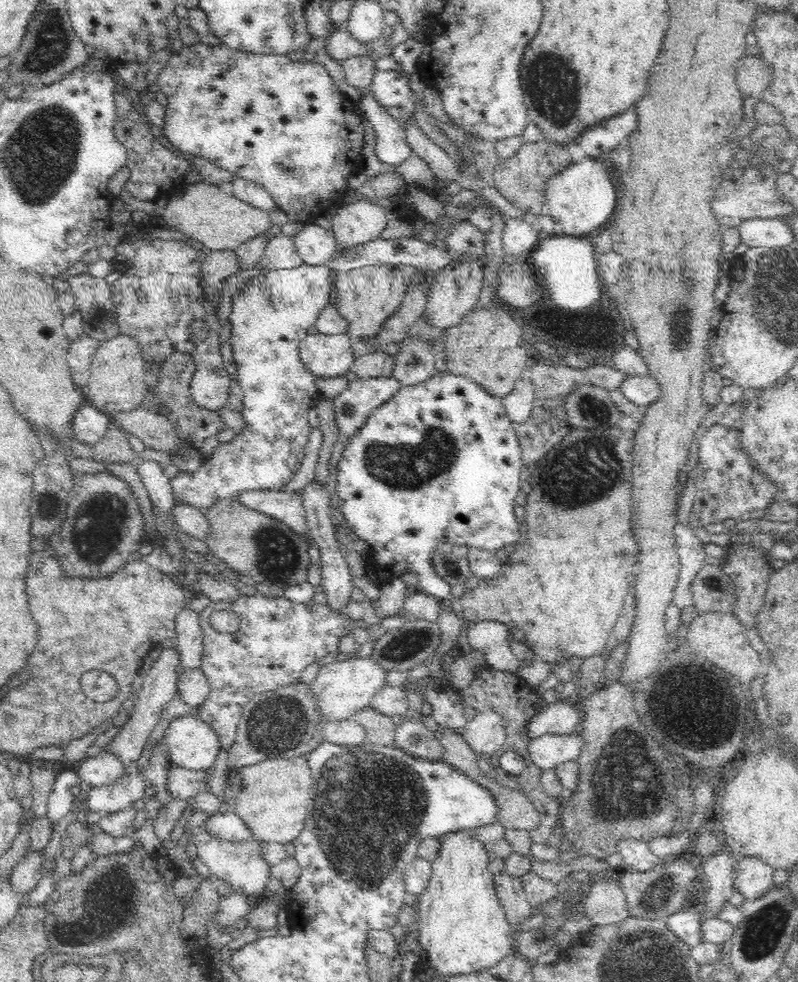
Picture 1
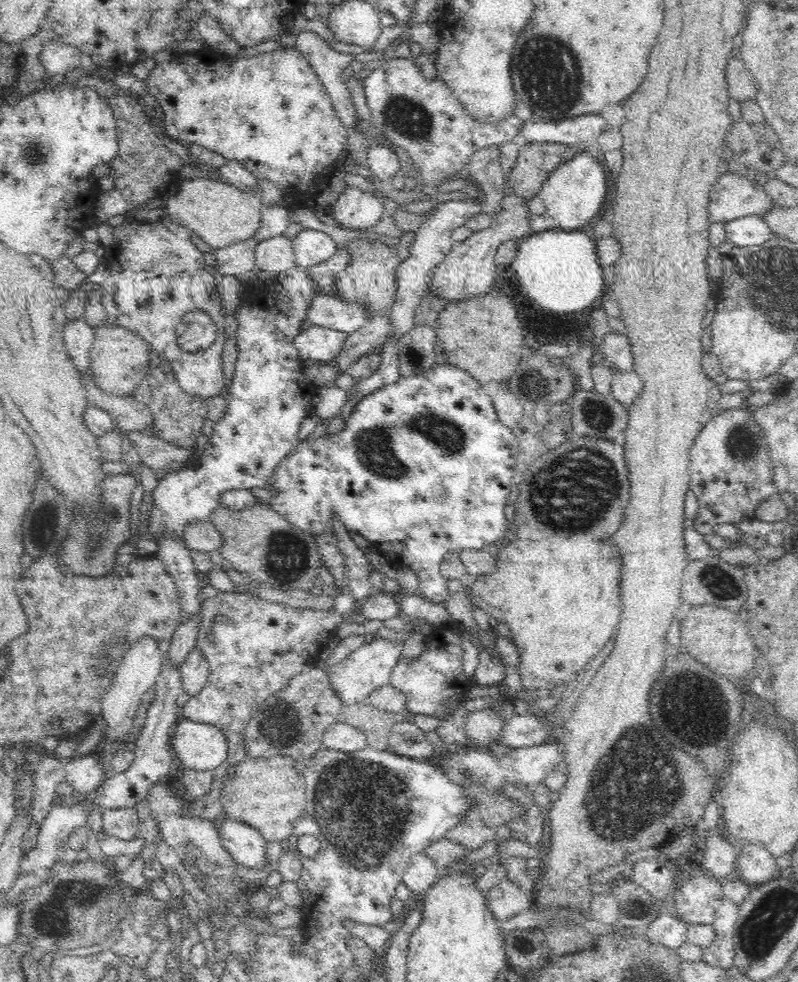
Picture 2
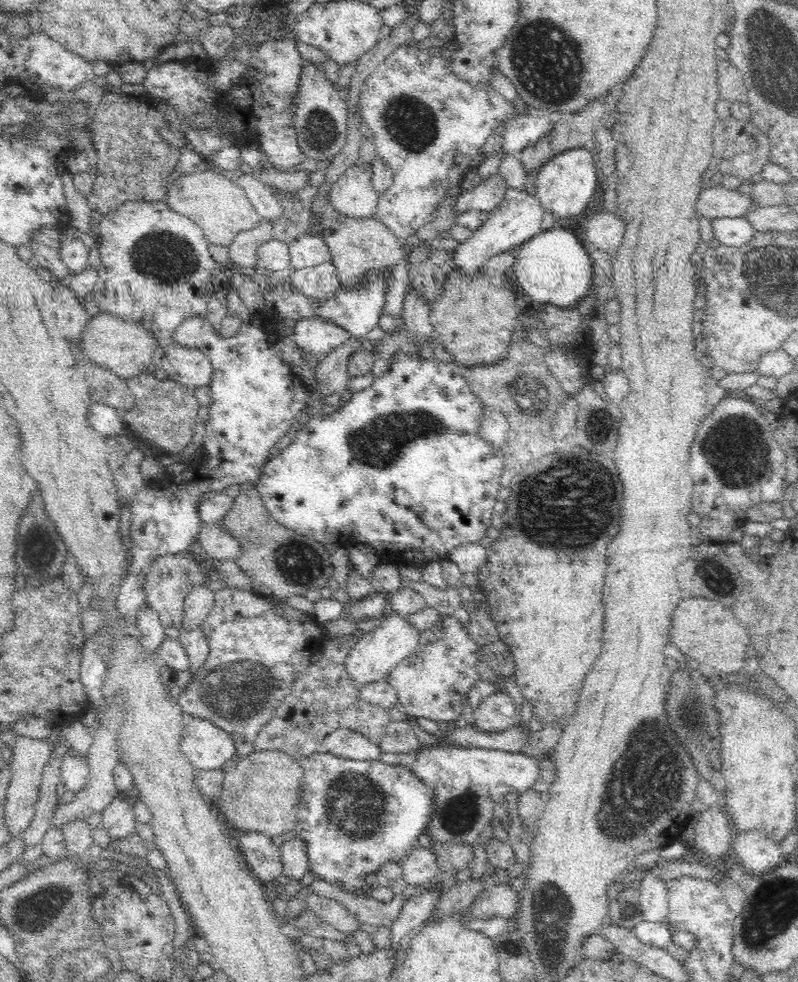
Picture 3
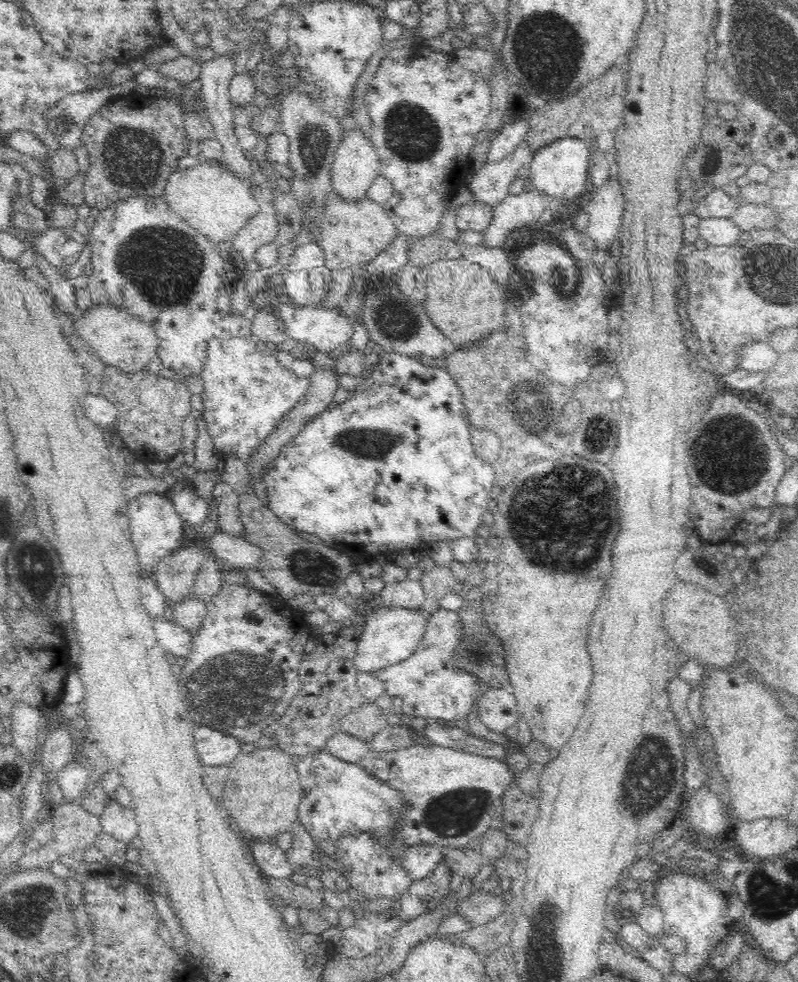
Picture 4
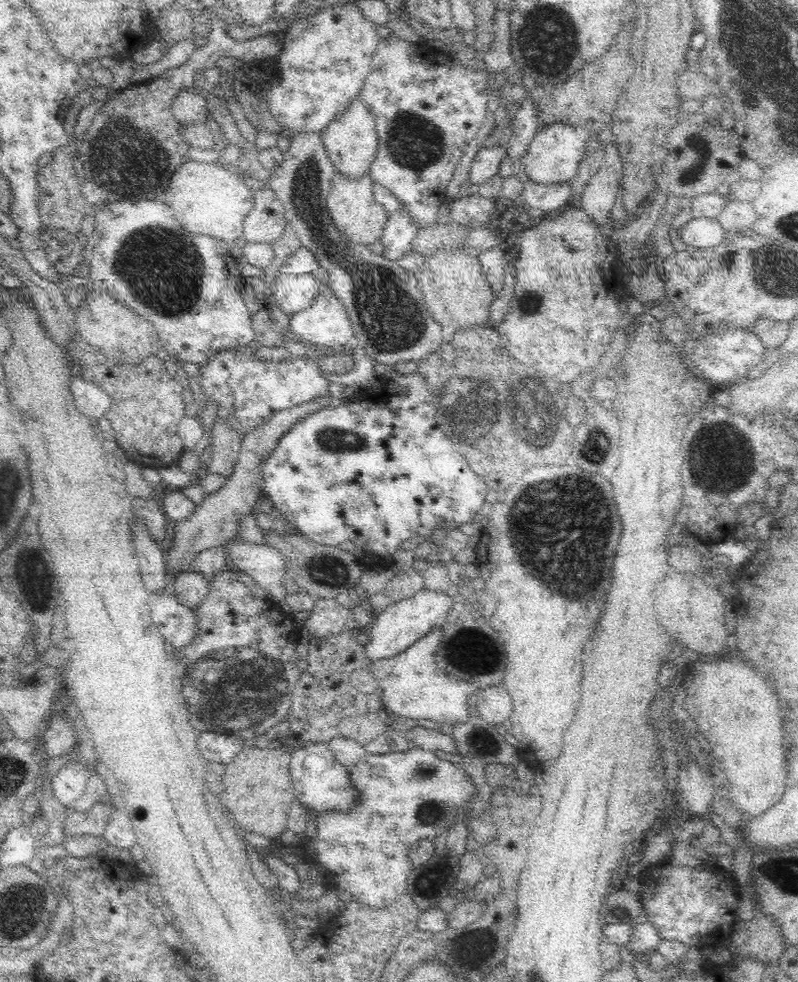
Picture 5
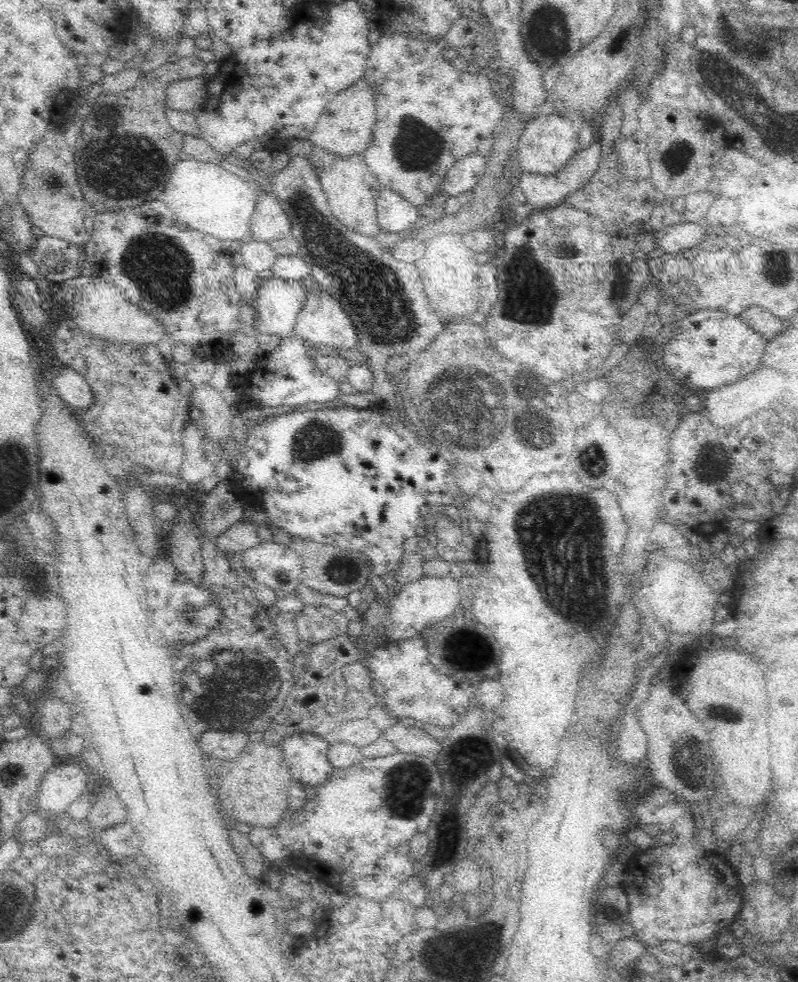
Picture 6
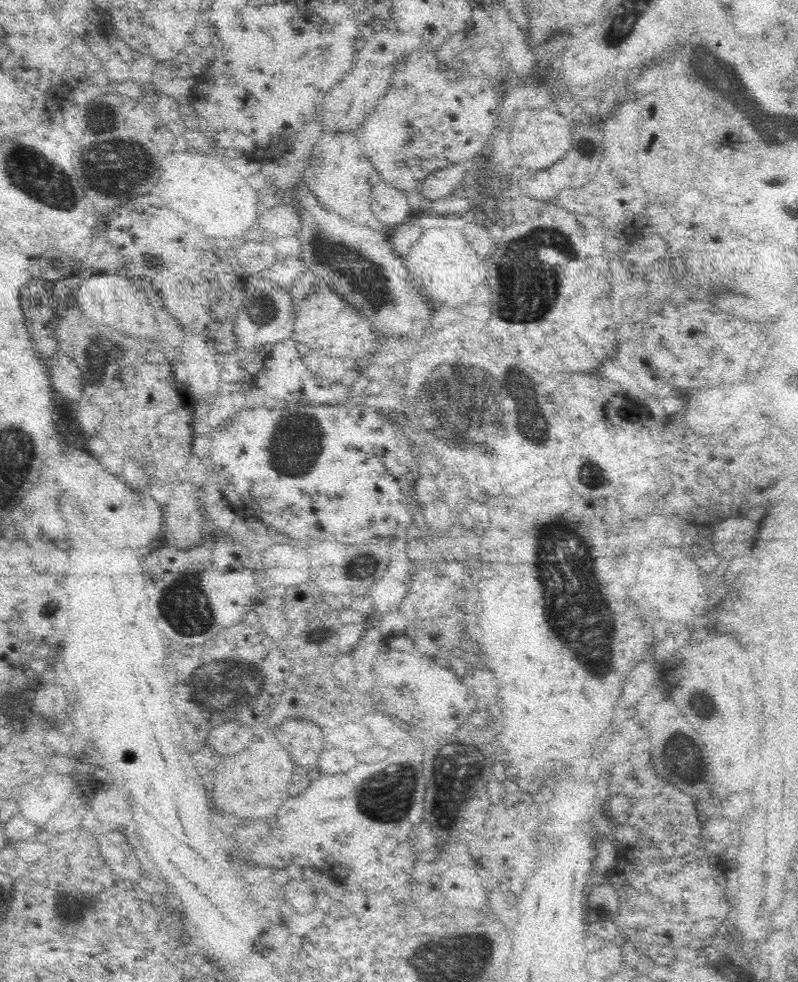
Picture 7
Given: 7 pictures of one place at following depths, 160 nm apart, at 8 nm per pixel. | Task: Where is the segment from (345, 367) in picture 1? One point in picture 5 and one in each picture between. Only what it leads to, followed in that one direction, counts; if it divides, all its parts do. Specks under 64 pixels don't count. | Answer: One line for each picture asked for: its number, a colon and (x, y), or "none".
2: (317, 344)
3: (315, 336)
4: (322, 329)
5: (325, 325)

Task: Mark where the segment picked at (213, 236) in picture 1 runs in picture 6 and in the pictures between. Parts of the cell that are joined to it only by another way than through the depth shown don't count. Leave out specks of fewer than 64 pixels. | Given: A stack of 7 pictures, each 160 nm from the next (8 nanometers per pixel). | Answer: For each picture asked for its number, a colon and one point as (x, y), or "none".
2: (221, 214)
3: (218, 204)
4: (208, 196)
5: (207, 199)
6: (204, 196)

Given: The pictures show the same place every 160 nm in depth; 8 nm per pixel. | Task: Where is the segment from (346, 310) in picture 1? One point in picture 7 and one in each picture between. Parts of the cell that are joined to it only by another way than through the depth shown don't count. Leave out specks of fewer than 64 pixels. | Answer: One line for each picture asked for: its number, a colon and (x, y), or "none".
2: (370, 278)
3: (358, 246)
4: (352, 233)
5: (351, 203)
6: (351, 188)
7: (342, 182)

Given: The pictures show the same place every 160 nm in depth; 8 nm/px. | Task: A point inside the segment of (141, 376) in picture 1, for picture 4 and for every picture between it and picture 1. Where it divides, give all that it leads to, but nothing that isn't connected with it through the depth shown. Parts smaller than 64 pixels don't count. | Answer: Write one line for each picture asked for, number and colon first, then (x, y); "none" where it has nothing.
2: (119, 361)
3: (126, 348)
4: (120, 340)

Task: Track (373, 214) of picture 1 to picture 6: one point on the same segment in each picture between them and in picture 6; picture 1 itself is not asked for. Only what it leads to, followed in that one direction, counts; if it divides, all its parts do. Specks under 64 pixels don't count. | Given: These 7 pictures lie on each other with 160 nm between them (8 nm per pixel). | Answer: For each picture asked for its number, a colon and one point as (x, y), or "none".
2: (356, 209)
3: (352, 195)
4: (356, 164)
5: (350, 140)
6: (344, 128)

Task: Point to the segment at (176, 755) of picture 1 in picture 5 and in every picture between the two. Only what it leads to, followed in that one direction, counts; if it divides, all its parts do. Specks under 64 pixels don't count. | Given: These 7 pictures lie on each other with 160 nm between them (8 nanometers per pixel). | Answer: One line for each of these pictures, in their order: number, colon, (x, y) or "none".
2: (198, 746)
3: (208, 747)
4: (215, 748)
5: (220, 748)

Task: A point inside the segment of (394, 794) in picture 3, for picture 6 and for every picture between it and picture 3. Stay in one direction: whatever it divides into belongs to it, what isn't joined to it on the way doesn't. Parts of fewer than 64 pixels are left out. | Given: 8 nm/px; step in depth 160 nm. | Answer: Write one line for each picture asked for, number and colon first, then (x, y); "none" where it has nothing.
4: (339, 798)
5: (322, 784)
6: (306, 754)

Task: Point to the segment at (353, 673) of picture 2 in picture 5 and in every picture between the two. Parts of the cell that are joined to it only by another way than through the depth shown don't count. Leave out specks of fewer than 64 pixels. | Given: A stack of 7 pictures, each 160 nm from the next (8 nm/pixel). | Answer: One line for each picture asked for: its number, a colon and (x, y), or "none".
3: (377, 652)
4: (389, 635)
5: (401, 625)

